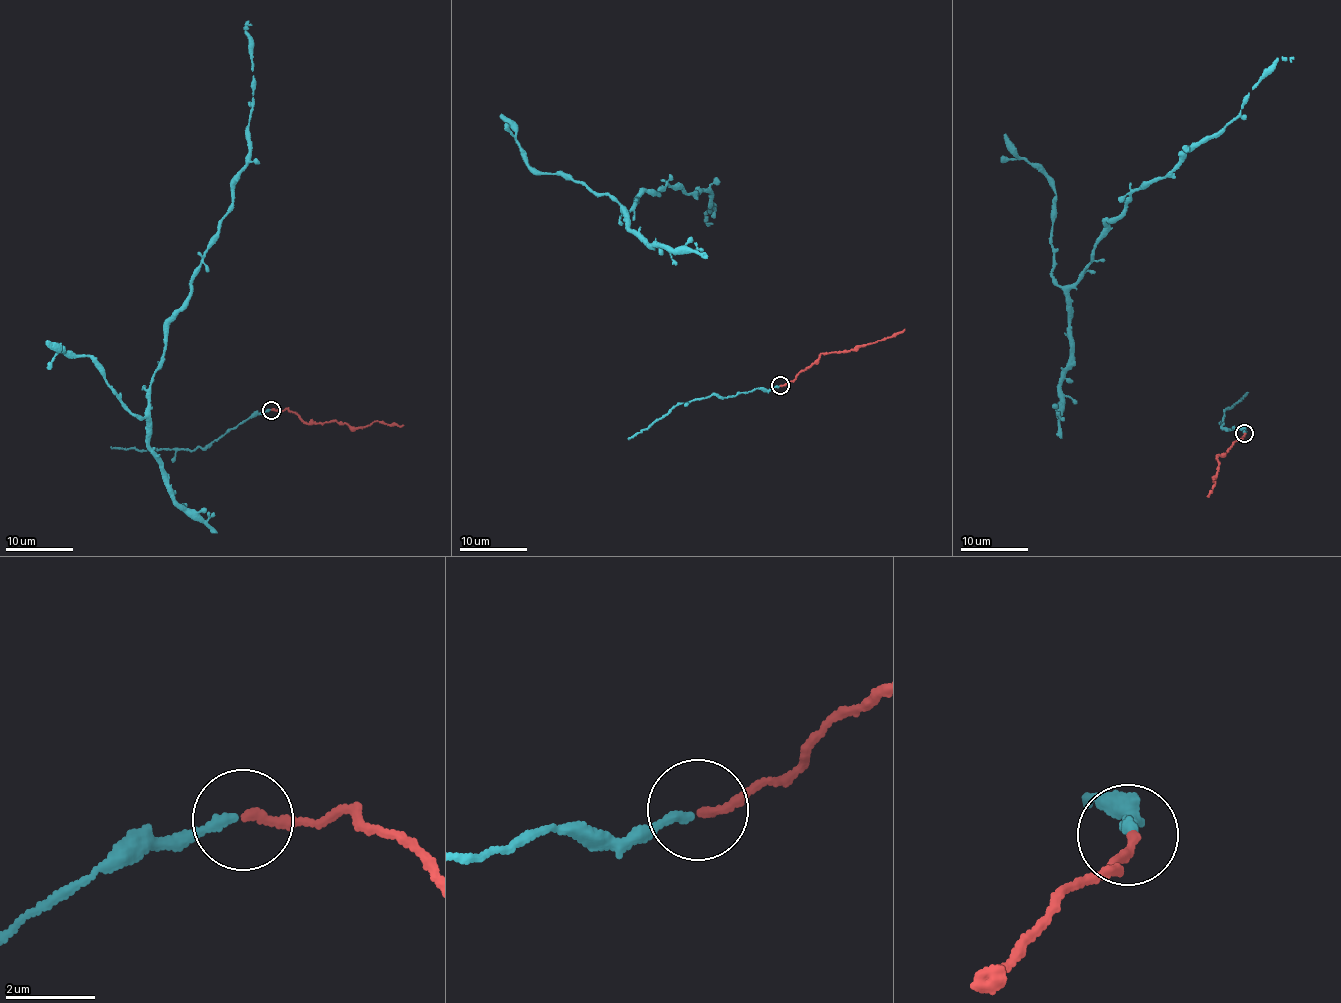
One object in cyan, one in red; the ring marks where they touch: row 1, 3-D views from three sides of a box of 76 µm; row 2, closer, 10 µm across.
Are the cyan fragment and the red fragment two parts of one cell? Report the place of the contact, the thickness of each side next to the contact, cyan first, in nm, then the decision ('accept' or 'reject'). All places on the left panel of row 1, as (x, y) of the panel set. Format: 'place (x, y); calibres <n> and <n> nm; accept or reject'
place (271, 410); calibres 200 and 200 nm; accept

